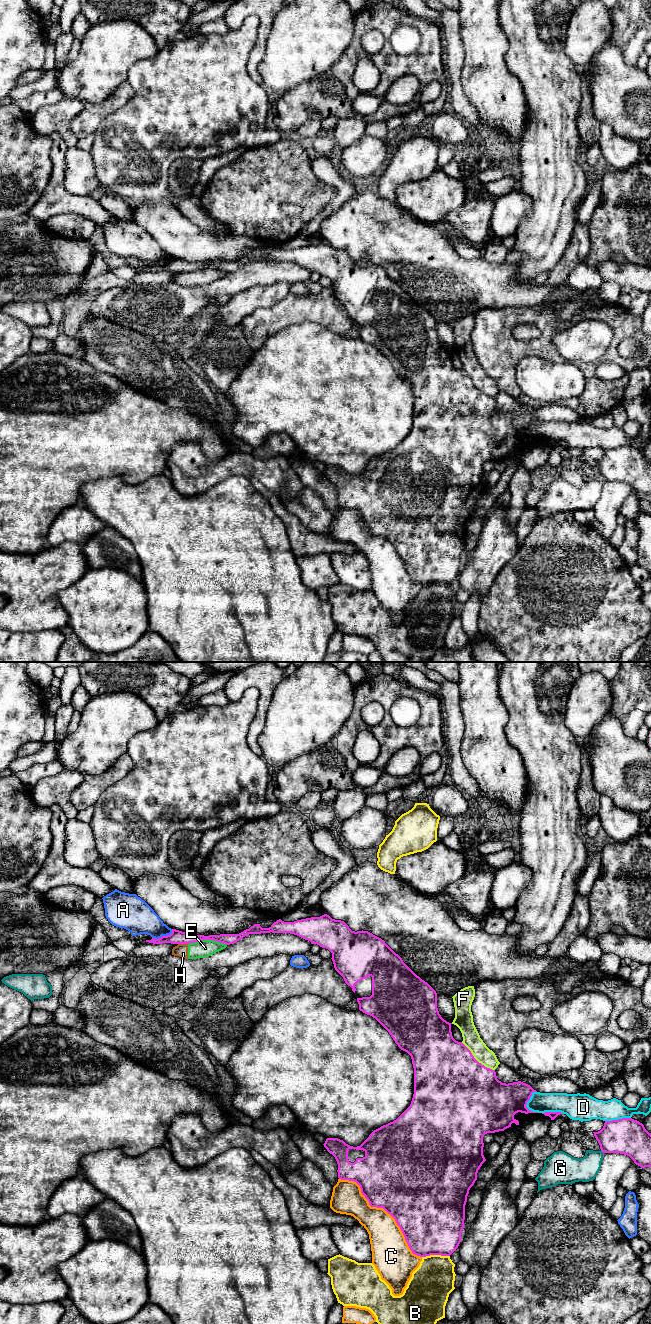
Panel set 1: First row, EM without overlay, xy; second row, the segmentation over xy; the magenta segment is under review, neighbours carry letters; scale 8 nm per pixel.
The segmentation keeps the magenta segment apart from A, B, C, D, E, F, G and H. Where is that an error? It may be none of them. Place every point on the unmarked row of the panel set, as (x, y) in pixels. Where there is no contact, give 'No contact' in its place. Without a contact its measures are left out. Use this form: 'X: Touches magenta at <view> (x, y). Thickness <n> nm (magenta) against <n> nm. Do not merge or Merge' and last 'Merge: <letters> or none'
A: Touches magenta at xy (163, 264). Thickness 110 nm (magenta) against 260 nm. Do not merge
B: Touches magenta at xy (435, 582). Thickness 480 nm (magenta) against 340 nm. Do not merge
C: Touches magenta at xy (384, 537). Thickness 500 nm (magenta) against 280 nm. Do not merge
D: Touches magenta at xy (528, 428). Thickness 340 nm (magenta) against 160 nm. Do not merge
E: Touches magenta at xy (207, 267). Thickness 110 nm (magenta) against 140 nm. Do not merge
F: Touches magenta at xy (476, 388). Thickness 500 nm (magenta) against 140 nm. Do not merge
G: Touches magenta at xy (602, 479). Thickness 300 nm (magenta) against 200 nm. Do not merge
H: Touches magenta at xy (183, 271). Thickness 110 nm (magenta) against 110 nm. Do not merge
Merge: none

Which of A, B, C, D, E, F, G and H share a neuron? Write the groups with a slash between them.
A / B / C / D / E H / F / G

